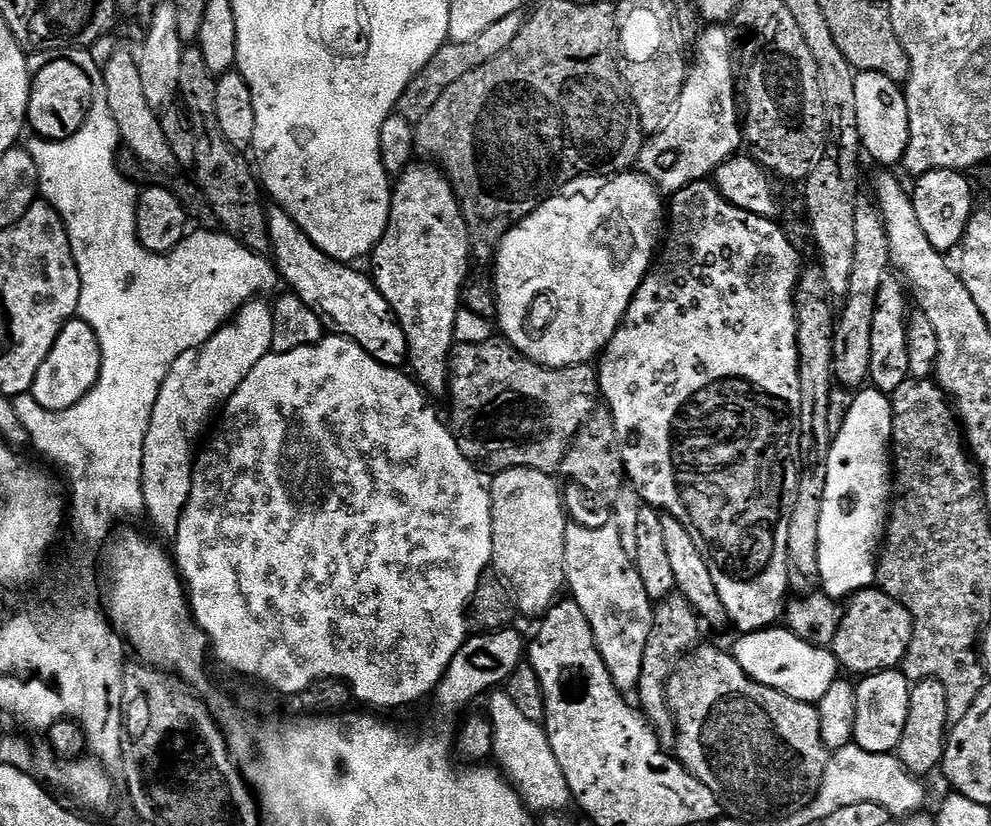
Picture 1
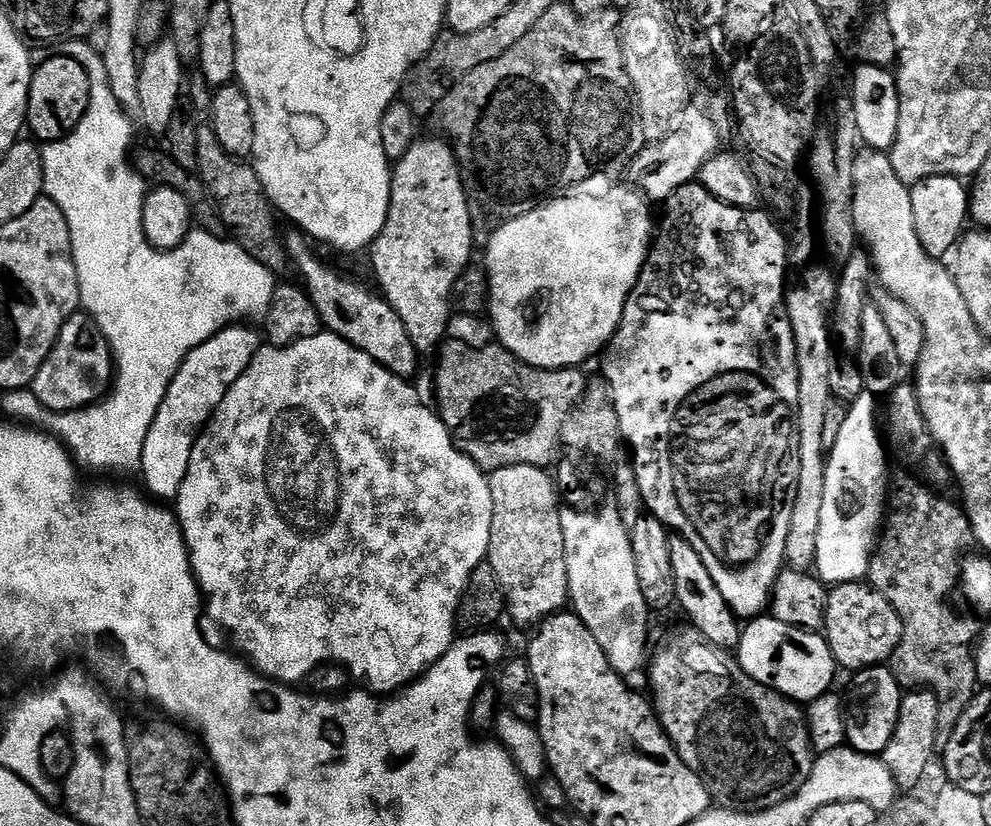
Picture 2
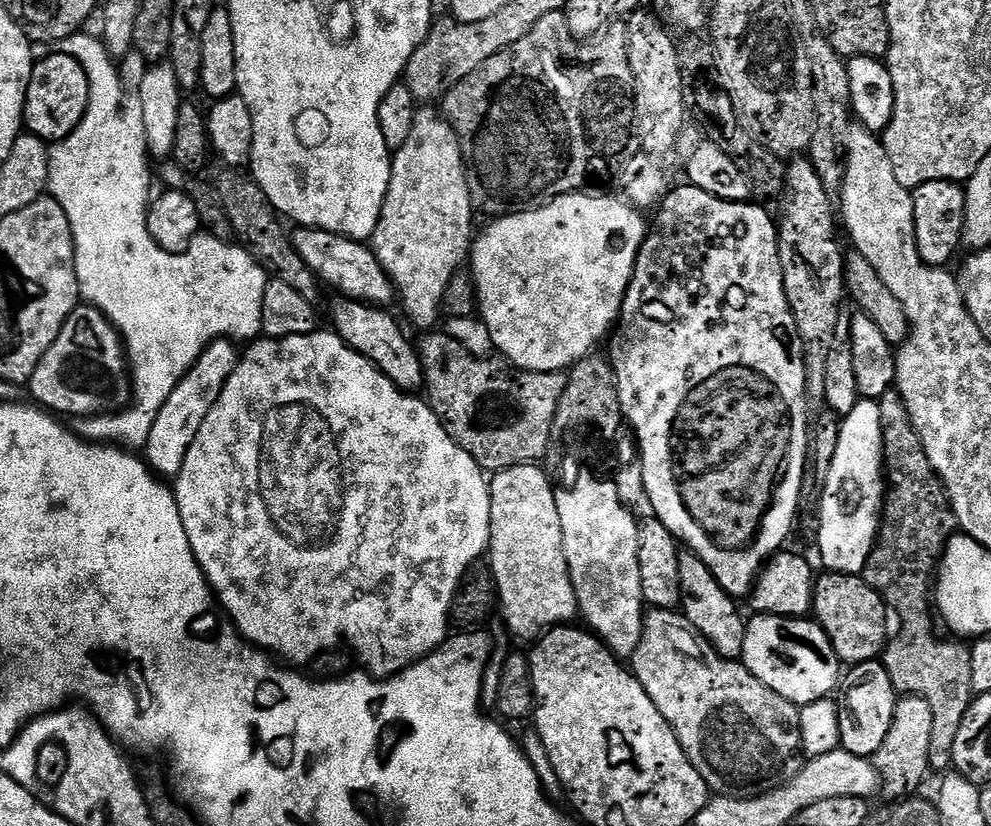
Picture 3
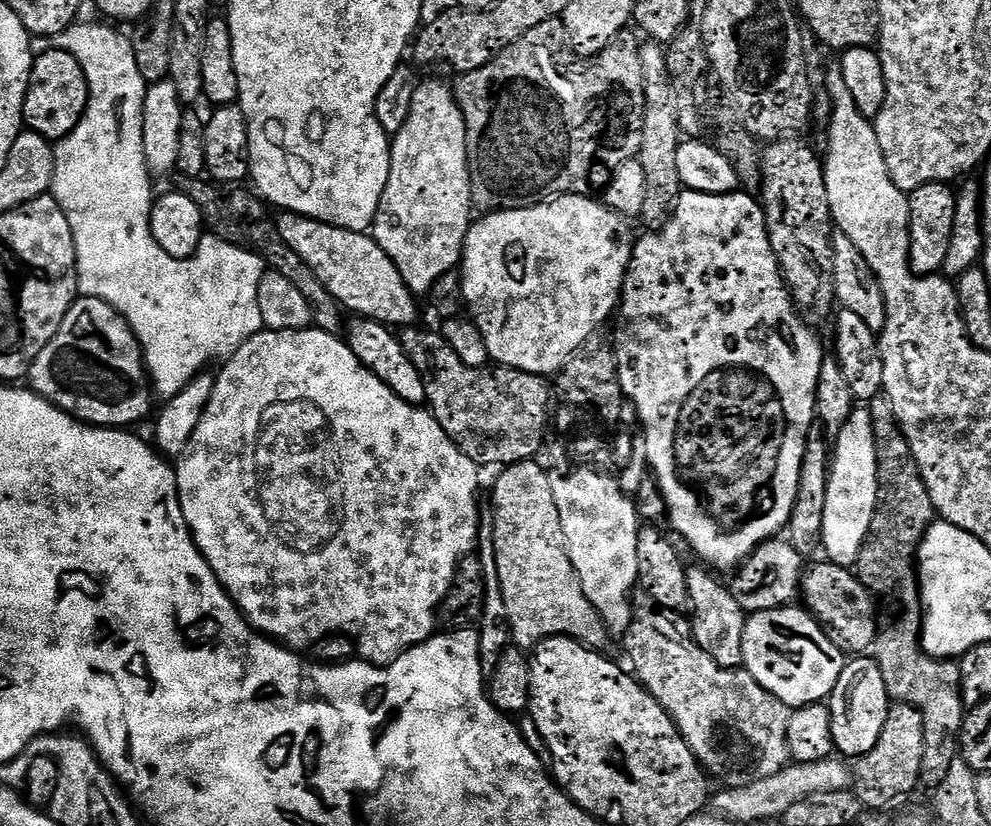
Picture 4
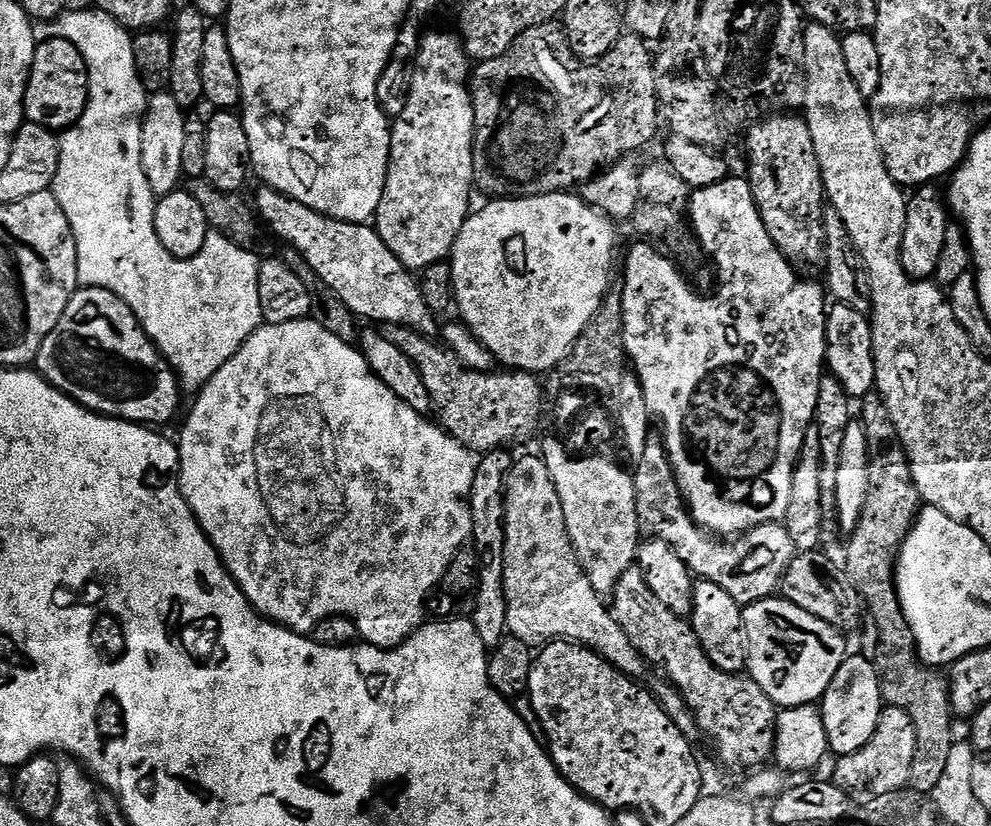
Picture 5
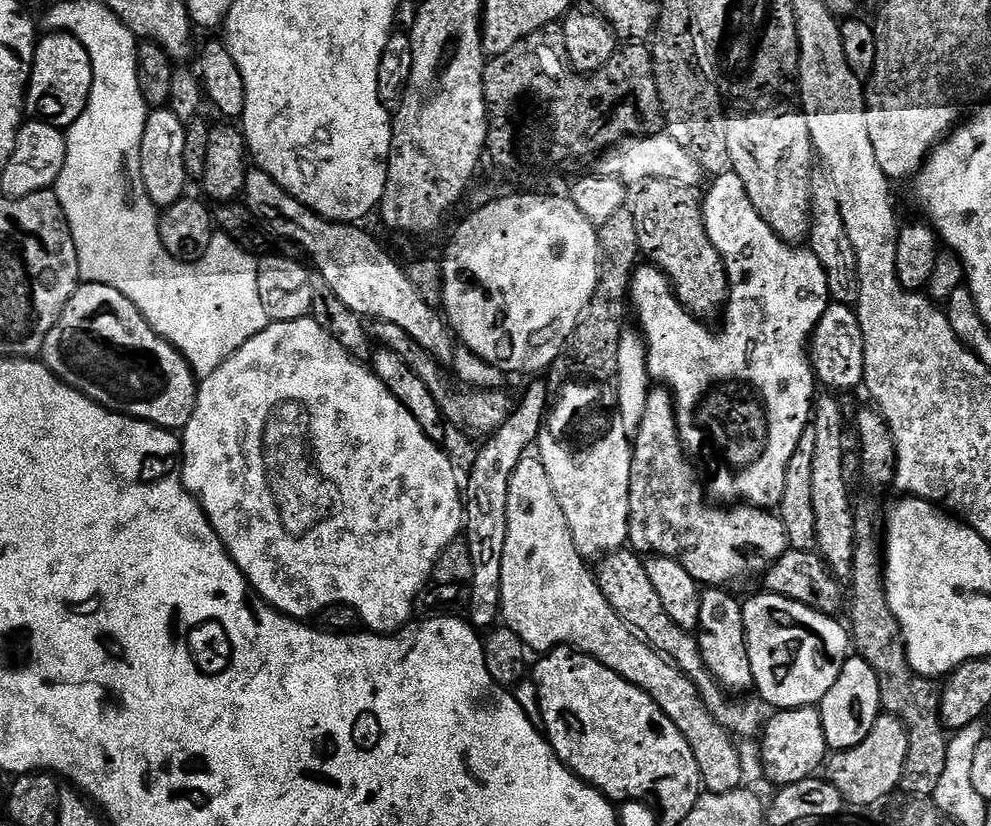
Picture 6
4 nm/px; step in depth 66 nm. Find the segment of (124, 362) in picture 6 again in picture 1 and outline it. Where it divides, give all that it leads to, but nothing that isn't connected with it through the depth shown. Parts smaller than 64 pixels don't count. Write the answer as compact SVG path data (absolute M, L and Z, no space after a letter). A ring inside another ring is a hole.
M73 318L65 324L64 329L58 334L50 354L46 354L46 362L38 366L38 374L32 383L31 399L40 408L48 412L61 412L70 406L74 406L88 393L100 380L100 343L94 334L92 327L84 320Z

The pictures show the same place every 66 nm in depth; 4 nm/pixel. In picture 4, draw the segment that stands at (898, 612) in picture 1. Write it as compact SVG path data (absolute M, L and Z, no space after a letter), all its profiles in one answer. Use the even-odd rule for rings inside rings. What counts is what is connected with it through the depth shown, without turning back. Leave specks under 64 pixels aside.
M821 559L821 564L809 563L800 577L799 595L804 596L803 607L812 613L818 623L827 629L829 638L845 654L864 654L876 643L876 604L871 592L856 577L852 568L843 568L831 560Z

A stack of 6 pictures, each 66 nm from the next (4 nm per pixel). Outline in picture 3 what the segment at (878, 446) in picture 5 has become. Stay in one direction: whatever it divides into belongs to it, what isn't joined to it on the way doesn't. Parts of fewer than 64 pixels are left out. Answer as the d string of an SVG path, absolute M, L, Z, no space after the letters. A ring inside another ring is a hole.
M893 390L882 394L878 403L884 427L886 495L880 533L876 535L876 545L862 575L883 596L895 619L897 616L904 623L900 636L893 635L884 645L882 663L897 693L917 696L930 705L934 730L930 730L928 766L933 773L944 774L952 768L954 738L958 738L958 726L962 726L962 718L966 718L966 710L974 699L970 682L971 647L952 638L943 640L932 625L934 604L930 597L934 592L934 573L944 555L945 543L953 535L956 516L948 505L940 475L930 466L930 458L926 458L926 450L910 422L900 393Z

